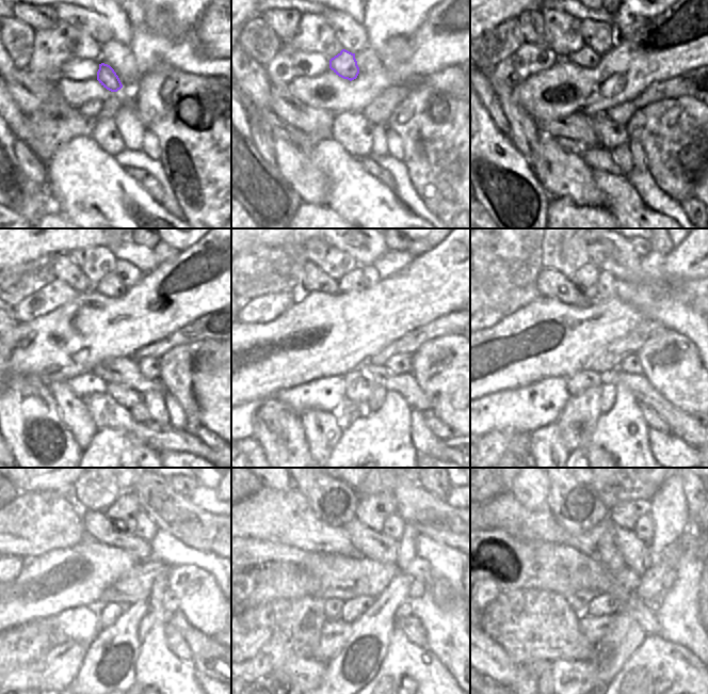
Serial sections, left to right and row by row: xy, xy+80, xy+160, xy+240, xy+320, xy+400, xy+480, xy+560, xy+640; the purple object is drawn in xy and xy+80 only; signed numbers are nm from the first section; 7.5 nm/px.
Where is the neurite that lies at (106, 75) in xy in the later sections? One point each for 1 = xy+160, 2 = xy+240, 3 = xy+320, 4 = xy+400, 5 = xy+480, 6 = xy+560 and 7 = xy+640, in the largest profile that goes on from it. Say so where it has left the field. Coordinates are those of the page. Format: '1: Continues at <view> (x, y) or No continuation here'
1: Continues at xy+160 (585, 57)
2: Continues at xy+240 (111, 286)
3: Continues at xy+320 (352, 282)
4: Continues at xy+400 (586, 278)
5: Continues at xy+480 (124, 511)
6: Continues at xy+560 (372, 510)
7: Continues at xy+640 (625, 515).

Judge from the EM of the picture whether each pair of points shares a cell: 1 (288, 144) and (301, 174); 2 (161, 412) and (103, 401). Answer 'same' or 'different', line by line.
1: same
2: different

